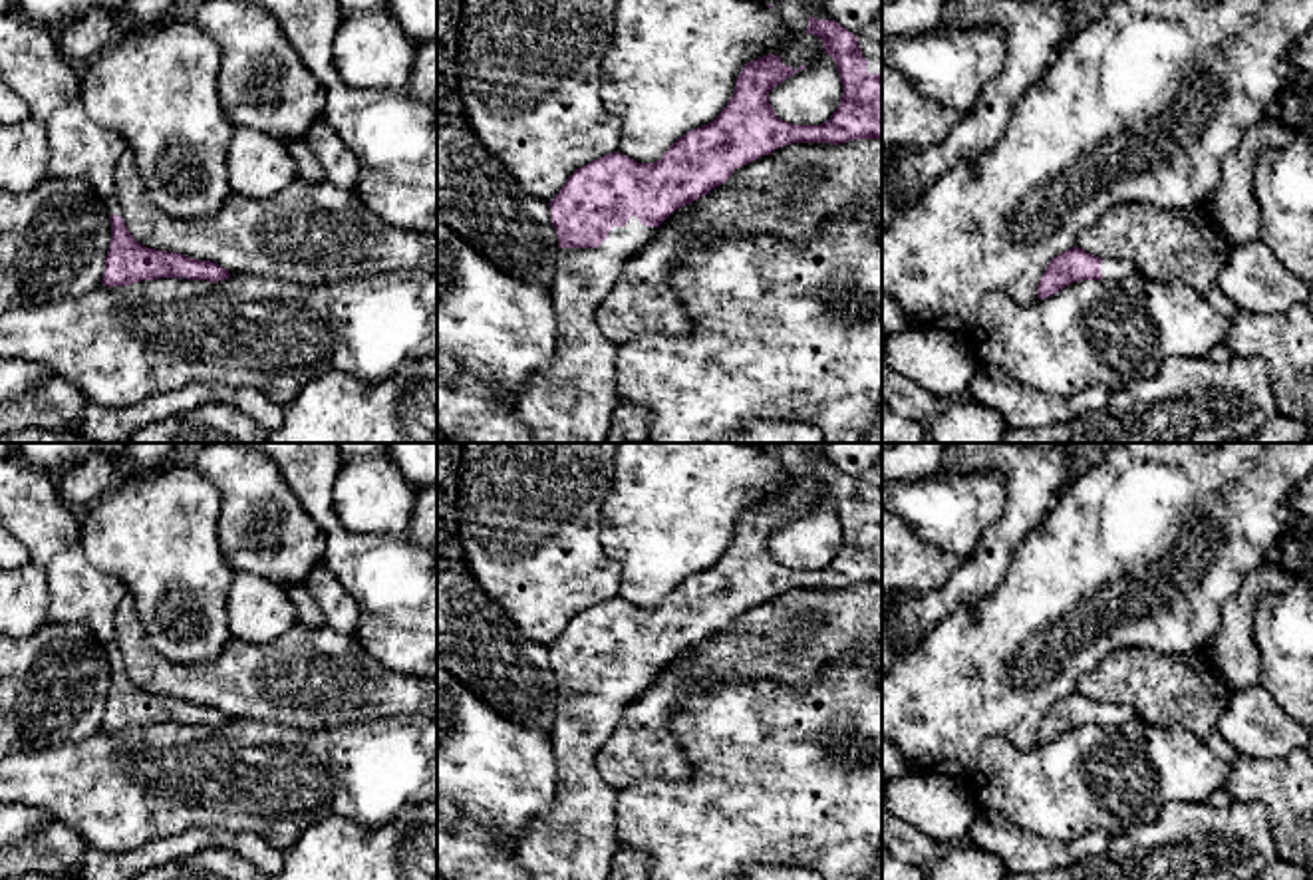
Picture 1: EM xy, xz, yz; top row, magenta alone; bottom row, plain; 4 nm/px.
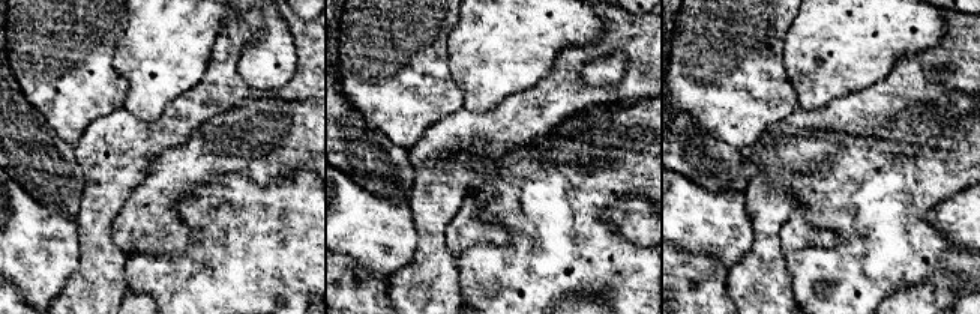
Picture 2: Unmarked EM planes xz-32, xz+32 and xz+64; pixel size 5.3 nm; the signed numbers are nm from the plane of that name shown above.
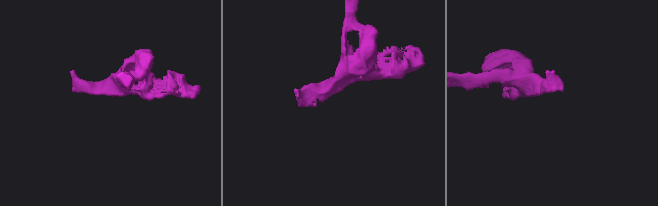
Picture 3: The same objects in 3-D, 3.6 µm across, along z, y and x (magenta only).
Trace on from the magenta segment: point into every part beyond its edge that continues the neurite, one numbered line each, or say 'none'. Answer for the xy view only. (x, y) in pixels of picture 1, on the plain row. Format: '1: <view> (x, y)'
1: xy (32, 509)

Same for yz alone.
1: yz (1109, 714)

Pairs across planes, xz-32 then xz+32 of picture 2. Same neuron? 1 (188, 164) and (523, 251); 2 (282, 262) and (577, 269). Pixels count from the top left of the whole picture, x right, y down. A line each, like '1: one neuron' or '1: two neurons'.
1: two neurons
2: one neuron

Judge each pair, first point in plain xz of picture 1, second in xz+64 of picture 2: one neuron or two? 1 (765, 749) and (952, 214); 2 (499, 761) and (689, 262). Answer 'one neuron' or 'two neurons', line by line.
1: two neurons
2: two neurons

